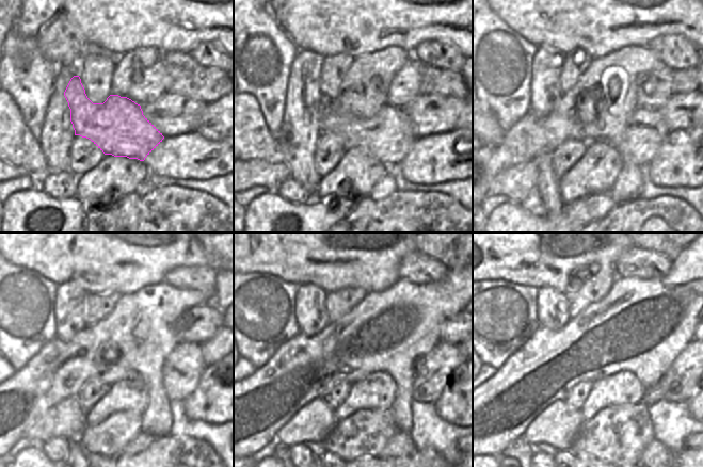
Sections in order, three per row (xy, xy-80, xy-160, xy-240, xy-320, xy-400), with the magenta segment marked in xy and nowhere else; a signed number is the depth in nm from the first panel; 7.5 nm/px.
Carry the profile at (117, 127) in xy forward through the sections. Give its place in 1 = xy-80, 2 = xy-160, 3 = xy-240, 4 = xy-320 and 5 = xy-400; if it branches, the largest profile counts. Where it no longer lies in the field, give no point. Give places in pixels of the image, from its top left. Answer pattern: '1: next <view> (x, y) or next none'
1: next xy-80 (387, 137)
2: next xy-160 (645, 130)
3: next xy-240 (181, 371)
4: next xy-320 (432, 371)
5: next xy-400 (681, 382)

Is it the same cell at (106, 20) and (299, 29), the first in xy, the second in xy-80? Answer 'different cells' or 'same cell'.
same cell

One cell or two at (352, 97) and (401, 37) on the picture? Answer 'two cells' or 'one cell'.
two cells

